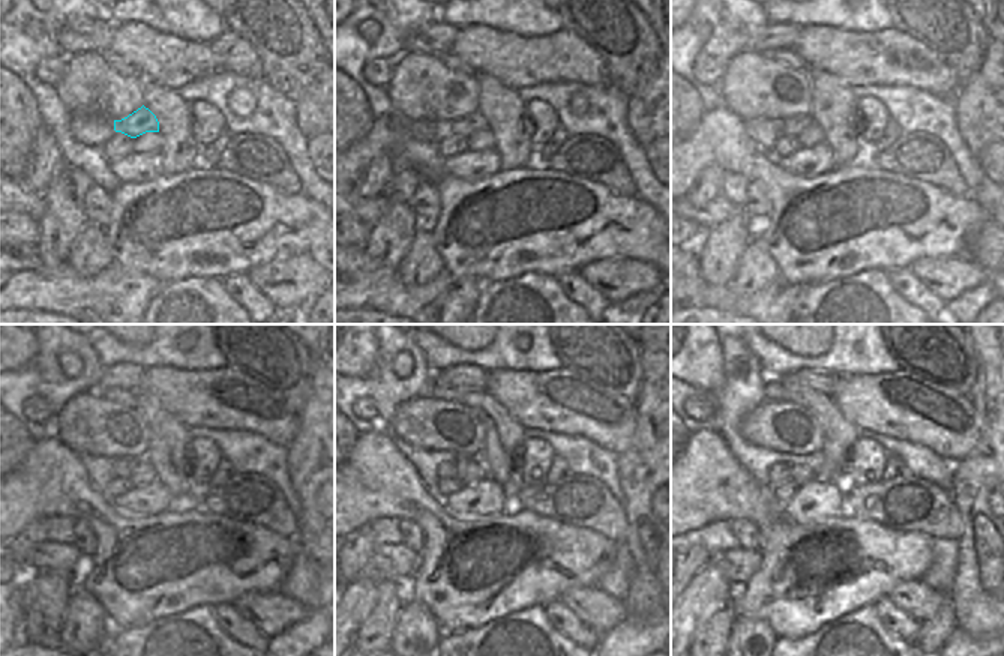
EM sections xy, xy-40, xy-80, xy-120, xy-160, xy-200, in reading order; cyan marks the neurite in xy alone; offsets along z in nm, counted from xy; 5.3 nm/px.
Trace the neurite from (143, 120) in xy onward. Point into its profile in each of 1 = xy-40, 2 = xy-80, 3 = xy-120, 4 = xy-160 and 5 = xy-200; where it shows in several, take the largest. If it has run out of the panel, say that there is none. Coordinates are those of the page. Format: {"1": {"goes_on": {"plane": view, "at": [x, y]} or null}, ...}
{"1": {"goes_on": {"plane": "xy-40", "at": [474, 122]}}, "2": {"goes_on": {"plane": "xy-80", "at": [794, 126]}}, "3": {"goes_on": {"plane": "xy-120", "at": [122, 467]}}, "4": {"goes_on": {"plane": "xy-160", "at": [447, 470]}}, "5": {"goes_on": {"plane": "xy-200", "at": [779, 472]}}}

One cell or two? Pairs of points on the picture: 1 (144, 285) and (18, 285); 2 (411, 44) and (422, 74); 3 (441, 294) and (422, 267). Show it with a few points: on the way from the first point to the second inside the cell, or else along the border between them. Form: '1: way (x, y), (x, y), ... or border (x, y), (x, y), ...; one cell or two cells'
1: way (113, 291), (63, 291), (50, 288); one cell
2: border (408, 50), (437, 54); two cells
3: border (443, 269), (423, 284), (404, 284), (396, 273); two cells

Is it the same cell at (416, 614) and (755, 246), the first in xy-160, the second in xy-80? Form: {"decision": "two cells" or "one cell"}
{"decision": "one cell"}

